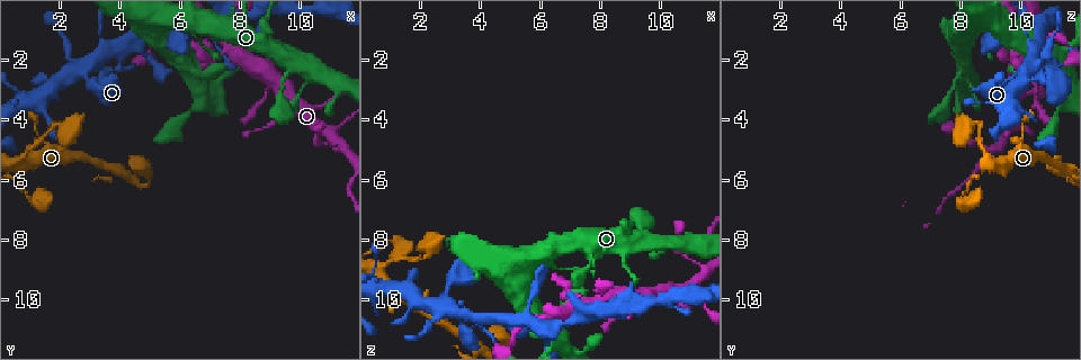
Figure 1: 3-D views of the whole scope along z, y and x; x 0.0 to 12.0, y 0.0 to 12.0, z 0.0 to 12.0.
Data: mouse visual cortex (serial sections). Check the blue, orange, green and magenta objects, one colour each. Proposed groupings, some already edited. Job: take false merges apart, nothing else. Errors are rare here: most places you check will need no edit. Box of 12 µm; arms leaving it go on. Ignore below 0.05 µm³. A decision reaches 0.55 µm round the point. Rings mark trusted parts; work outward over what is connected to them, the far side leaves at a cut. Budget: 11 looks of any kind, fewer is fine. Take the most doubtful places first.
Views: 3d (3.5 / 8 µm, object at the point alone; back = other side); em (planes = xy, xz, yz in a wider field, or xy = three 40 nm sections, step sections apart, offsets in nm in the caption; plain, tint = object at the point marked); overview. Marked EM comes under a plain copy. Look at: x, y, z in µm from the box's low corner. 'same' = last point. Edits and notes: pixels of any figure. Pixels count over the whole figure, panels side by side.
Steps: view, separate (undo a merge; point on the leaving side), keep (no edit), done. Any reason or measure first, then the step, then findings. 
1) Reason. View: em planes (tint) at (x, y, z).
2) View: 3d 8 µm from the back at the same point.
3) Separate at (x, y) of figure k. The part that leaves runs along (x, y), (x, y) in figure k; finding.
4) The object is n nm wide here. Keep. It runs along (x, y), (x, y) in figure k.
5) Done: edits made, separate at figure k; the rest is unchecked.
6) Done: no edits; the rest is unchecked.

View: 3d 3.5 µm at (2.8, 2.3, 10.1).

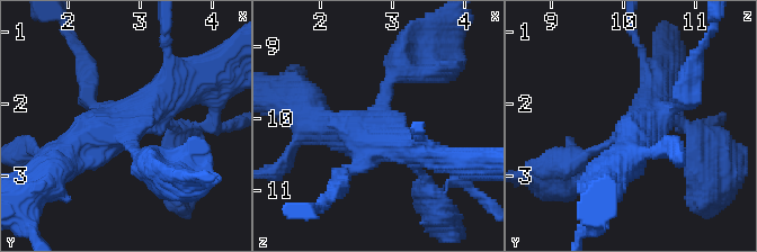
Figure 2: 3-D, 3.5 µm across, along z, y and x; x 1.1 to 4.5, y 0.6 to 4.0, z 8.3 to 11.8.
4 arms meet here; the arms are 250, 250, 450, 500 nm wide. View: em xy step 2 (tint) at (2.80, 2.35, 10.05).

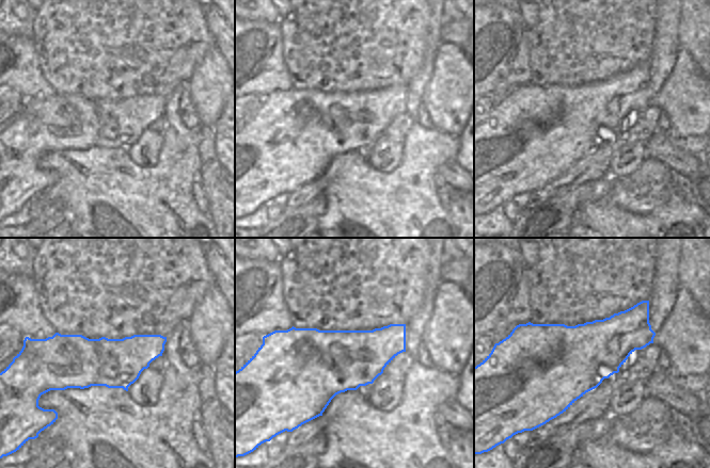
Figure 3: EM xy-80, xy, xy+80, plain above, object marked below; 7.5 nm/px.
Keep. It runs along (572, 165), (637, 127), (659, 90) in figure 2; continuous, no second cell.

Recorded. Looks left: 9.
A narrow waist. View: 3d 3.5 µm at (11.2, 4.8, 8.9).

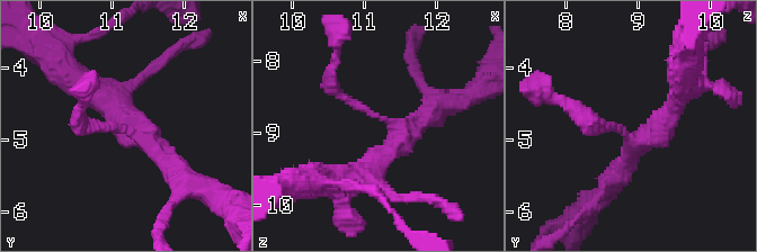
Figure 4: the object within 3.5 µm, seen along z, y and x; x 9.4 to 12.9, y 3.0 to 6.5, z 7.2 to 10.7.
3 arms meet here; the arms are 200, 300, 300 nm wide. Keep. It runs along (375, 160), (399, 134), (330, 86), (330, 68) in figure 4; one cell here.

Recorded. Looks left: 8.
Thick turns thin. View: 3d 3.5 µm at (1.3, 6.8, 8.2).

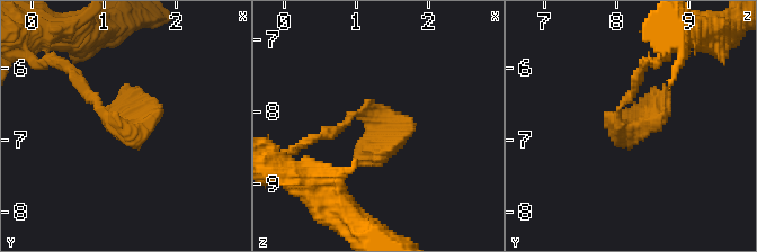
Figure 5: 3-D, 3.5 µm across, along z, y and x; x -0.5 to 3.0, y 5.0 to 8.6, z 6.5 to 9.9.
Need the tissue. View: em xy step 2 (tint) at (1.25, 6.85, 8.20).

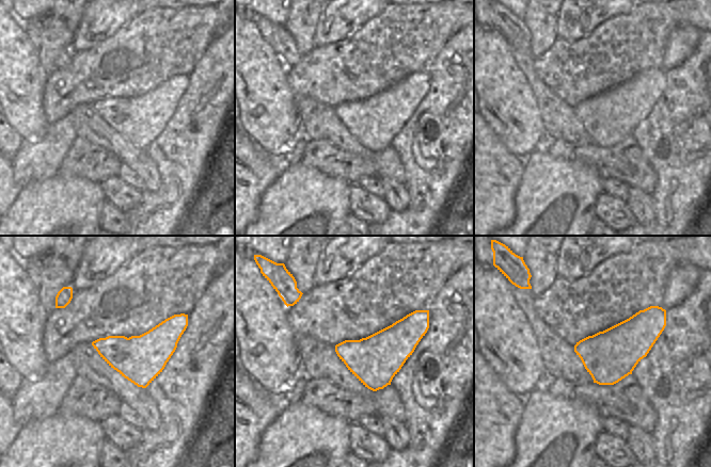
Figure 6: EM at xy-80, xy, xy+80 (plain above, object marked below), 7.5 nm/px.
Keep. It runs along (331, 129), (358, 113), (373, 116), (380, 159) in figure 5; all the same cell.

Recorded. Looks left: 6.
Thick turns thin. View: 3d 3.5 µm at (2.4, 4.2, 8.2).

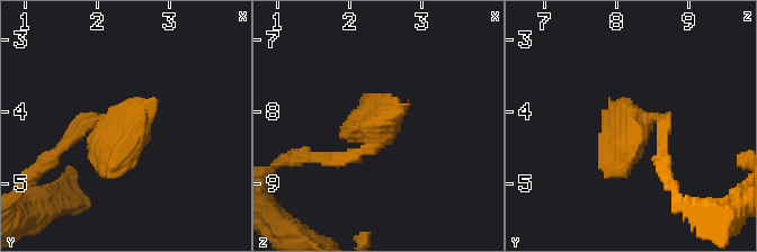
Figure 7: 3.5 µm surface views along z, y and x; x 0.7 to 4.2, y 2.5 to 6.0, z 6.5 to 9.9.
View: em xy step 5 (tint) at (2.40, 4.20, 8.25).

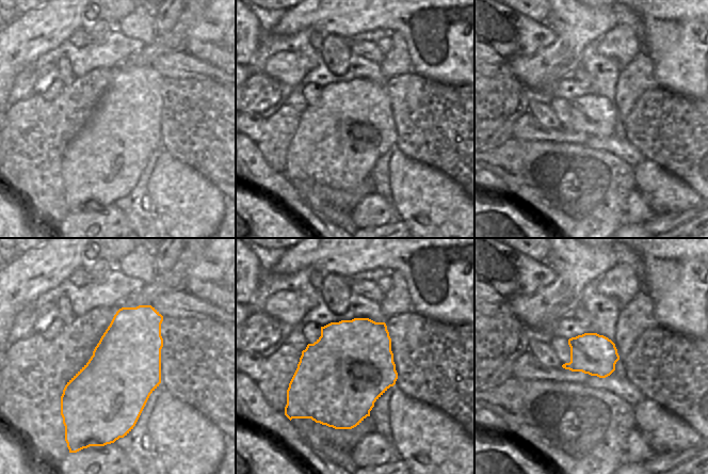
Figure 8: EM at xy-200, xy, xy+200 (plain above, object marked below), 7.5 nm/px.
The object is 650 nm wide here. Keep. It runs along (660, 140), (664, 118), (640, 122), (606, 178) in figure 7; all the same cell.

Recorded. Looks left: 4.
Done: no edits; the rest is unchecked.

